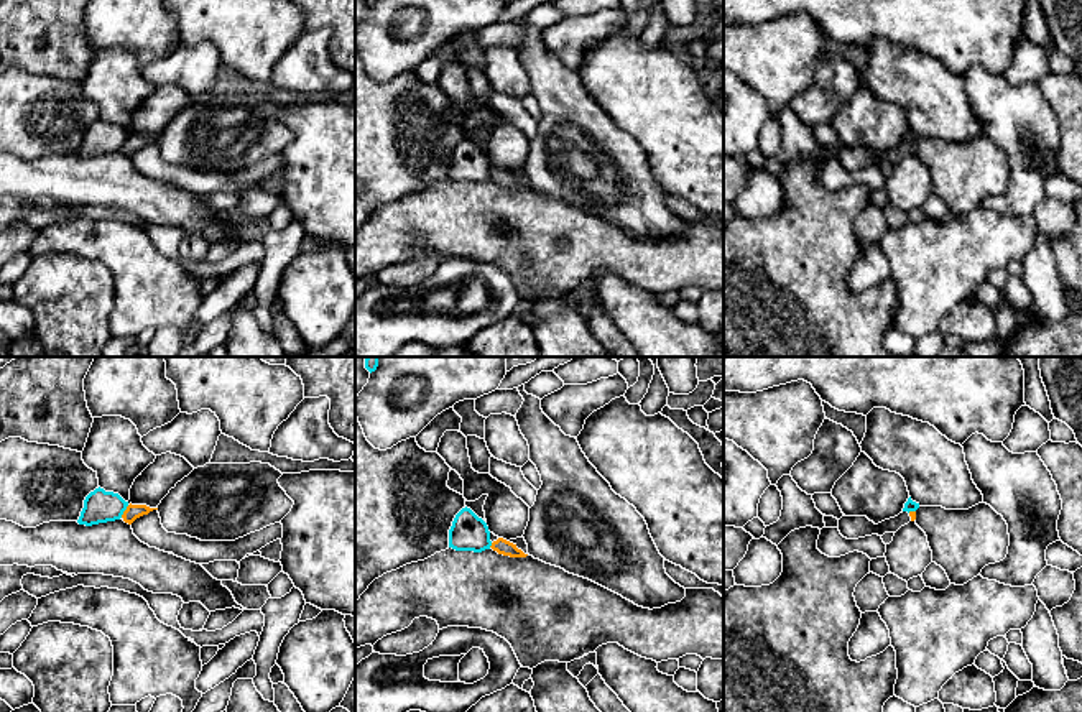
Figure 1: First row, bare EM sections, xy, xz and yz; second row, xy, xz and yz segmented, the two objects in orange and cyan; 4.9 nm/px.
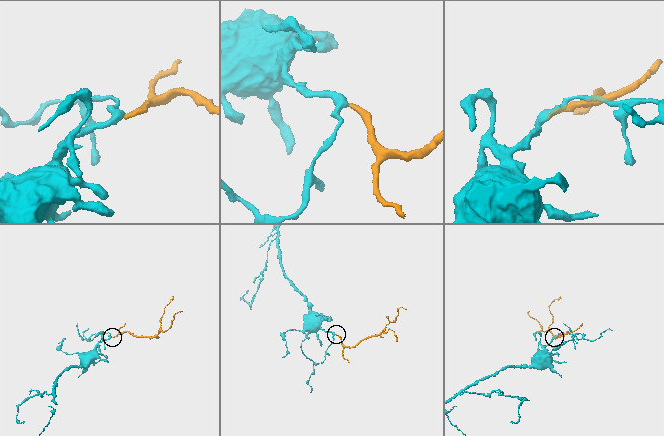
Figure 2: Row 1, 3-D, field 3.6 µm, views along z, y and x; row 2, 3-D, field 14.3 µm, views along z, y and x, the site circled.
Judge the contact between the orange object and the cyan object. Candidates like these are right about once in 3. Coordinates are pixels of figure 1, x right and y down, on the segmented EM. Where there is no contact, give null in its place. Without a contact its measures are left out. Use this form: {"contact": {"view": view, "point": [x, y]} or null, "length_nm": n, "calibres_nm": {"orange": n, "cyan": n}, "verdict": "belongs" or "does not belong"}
{"contact": {"view": "xy", "point": [124, 512]}, "length_nm": 80, "calibres_nm": {"orange": 70, "cyan": 160}, "verdict": "does not belong"}

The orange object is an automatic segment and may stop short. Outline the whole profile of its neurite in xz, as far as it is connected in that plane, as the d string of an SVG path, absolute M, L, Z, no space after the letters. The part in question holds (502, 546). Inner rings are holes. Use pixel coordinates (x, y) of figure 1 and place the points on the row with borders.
M498 538L497 541L493 541L490 548L497 551L498 554L510 556L510 557L526 557L528 556L521 549L518 549L516 544L503 538Z

